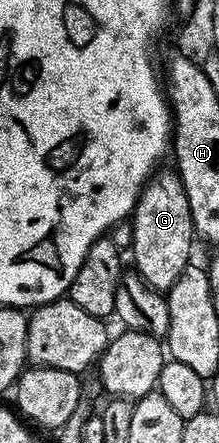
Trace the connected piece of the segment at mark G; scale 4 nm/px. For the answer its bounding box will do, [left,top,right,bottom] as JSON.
[131,170,195,293]

